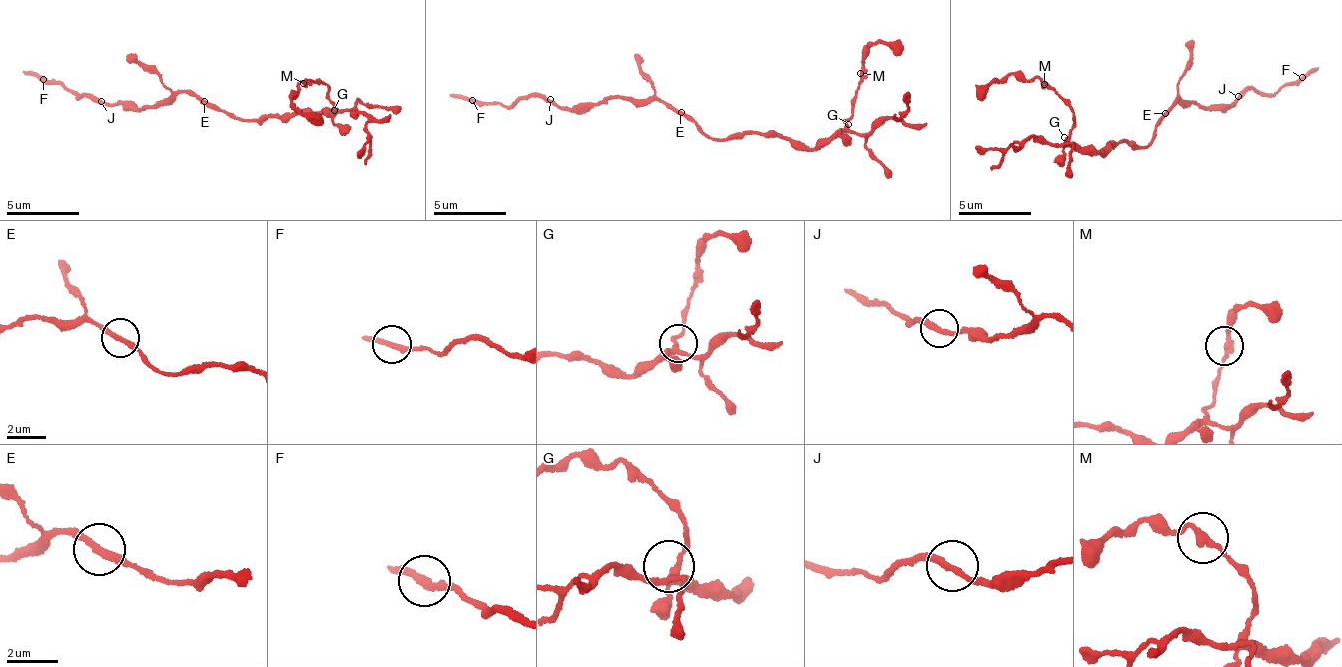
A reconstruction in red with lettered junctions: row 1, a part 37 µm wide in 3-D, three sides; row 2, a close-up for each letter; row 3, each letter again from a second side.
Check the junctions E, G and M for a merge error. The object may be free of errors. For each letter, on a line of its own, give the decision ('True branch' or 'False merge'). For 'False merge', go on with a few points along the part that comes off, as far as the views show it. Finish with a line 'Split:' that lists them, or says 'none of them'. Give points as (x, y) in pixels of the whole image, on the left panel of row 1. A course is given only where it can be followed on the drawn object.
E: True branch
G: True branch
M: True branch
Split: none of them

